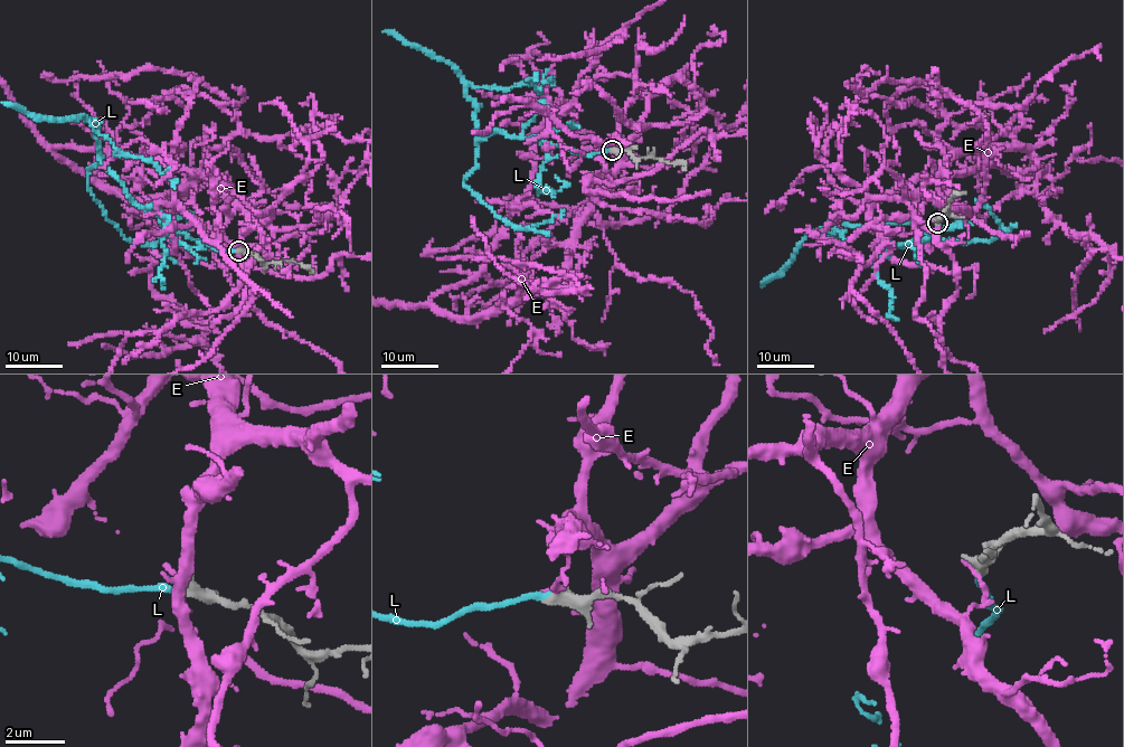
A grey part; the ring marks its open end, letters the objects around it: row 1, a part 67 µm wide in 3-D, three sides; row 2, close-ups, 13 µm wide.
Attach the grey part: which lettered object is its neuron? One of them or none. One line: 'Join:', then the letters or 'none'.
Join: L

